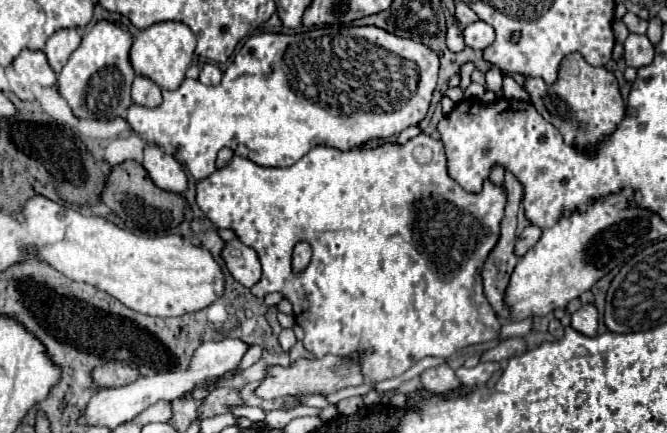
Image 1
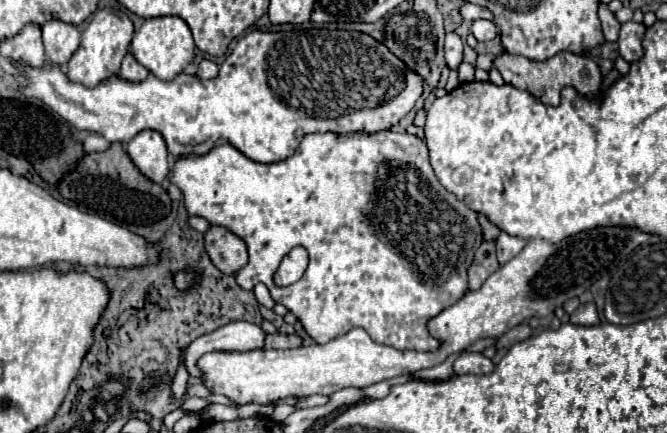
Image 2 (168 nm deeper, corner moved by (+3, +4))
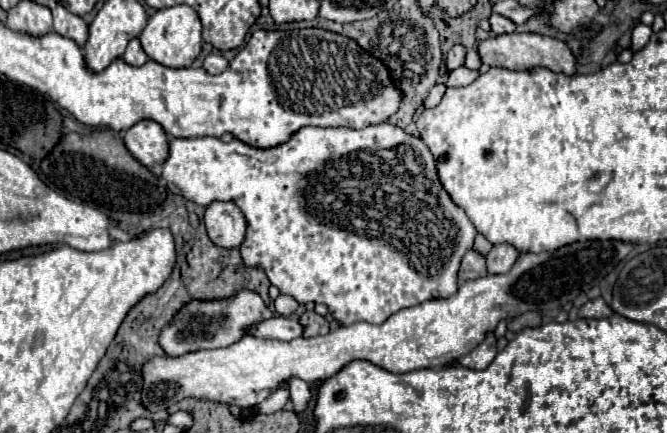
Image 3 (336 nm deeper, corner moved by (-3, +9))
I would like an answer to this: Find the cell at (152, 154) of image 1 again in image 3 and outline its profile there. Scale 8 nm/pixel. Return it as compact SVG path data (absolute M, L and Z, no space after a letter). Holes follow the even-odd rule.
M150 119L132 125L124 133L124 143L144 167L158 167L168 157L168 135L156 121Z

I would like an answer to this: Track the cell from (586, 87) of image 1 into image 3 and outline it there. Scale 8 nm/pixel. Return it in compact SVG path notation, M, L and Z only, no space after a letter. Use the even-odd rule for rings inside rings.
M504 33L490 39L482 39L478 41L478 55L482 63L490 67L504 67L510 71L524 71L528 67L548 67L554 73L576 73L576 59L572 51L562 41L538 33Z

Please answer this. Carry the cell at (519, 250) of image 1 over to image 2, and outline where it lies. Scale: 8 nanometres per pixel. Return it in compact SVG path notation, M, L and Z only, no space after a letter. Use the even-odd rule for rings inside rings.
M500 232L498 236L498 242L496 242L496 248L498 248L498 260L500 264L506 264L510 258L514 258L522 248L526 246L526 240L524 238L512 238L510 234L504 234Z

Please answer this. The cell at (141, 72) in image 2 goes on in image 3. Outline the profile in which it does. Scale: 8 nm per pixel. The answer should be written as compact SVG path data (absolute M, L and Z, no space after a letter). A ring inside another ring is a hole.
M132 39L126 47L126 53L122 55L122 59L130 65L144 65L148 61L148 55L144 53L142 45L140 45L140 39Z

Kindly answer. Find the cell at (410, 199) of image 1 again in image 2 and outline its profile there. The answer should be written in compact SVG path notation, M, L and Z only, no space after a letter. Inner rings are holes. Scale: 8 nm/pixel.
M382 130L382 132L374 132L374 134L352 132L352 134L344 134L344 136L332 134L332 132L306 134L304 140L300 142L296 154L292 158L276 162L276 164L254 162L230 144L214 146L206 156L178 158L174 162L172 182L182 190L186 210L190 212L190 216L202 216L214 226L224 226L232 234L236 234L238 238L242 238L246 242L250 260L240 272L236 272L238 286L244 288L244 290L252 290L258 282L266 284L272 298L278 304L284 304L300 320L300 324L304 320L304 330L316 344L330 342L332 338L338 338L340 334L346 334L352 328L364 328L370 334L372 340L378 340L380 344L392 346L396 350L424 350L424 352L436 350L436 346L440 346L440 342L436 342L436 338L432 338L432 334L428 330L428 318L436 318L436 314L440 314L440 310L446 310L448 306L452 306L452 302L456 302L456 298L462 298L468 292L468 278L460 278L460 274L462 274L462 270L468 270L476 250L480 248L480 244L484 240L482 238L482 226L478 222L478 214L474 210L468 210L468 206L464 206L464 202L460 202L454 194L446 192L446 188L438 182L438 178L436 178L436 174L430 166L426 142L418 136L408 134L408 132ZM294 246L304 246L308 250L310 264L308 264L304 276L298 282L294 282L292 286L286 286L286 288L278 288L272 280L274 272L276 272L280 260Z

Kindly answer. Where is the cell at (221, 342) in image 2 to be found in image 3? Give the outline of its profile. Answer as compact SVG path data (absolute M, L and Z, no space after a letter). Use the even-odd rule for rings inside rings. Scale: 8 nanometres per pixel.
M272 317L256 327L252 327L252 335L254 337L264 337L264 339L282 339L282 341L290 341L300 337L304 331L302 323L296 317Z

